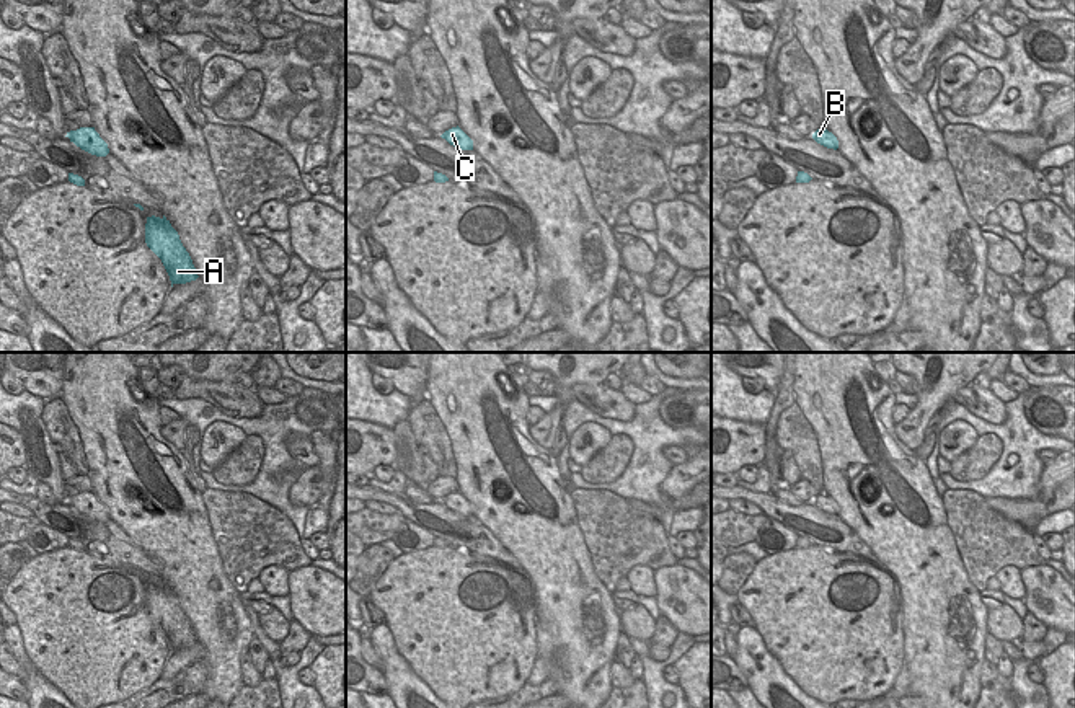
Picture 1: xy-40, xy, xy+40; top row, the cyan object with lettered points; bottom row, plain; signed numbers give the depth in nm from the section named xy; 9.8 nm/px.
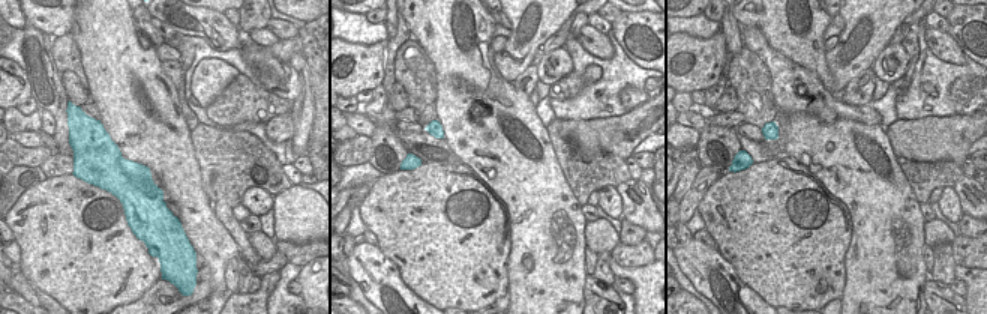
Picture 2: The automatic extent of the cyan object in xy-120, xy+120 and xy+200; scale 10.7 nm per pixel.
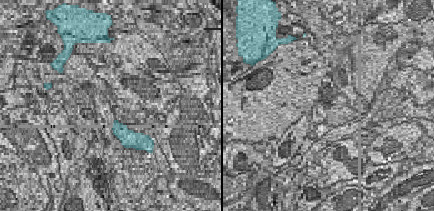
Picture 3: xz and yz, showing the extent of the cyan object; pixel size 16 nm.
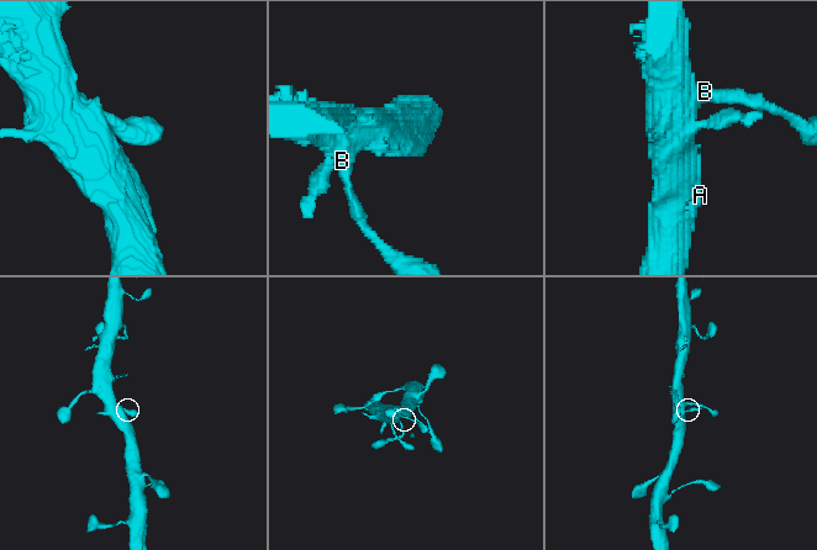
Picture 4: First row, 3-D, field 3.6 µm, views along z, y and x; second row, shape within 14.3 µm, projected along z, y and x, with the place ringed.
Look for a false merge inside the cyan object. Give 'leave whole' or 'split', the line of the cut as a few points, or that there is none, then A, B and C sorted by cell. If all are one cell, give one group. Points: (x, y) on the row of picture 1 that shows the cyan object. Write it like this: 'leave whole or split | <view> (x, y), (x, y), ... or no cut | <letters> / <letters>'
leave whole | no cut | A B C

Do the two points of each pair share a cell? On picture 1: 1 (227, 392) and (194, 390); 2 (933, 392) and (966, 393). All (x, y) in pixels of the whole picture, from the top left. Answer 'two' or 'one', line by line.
1: one
2: two

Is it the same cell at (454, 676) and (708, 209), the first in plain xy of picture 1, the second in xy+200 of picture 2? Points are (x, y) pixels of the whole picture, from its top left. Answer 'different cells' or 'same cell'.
same cell

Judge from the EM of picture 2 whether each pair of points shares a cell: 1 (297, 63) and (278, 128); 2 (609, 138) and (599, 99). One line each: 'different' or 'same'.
1: different
2: different

